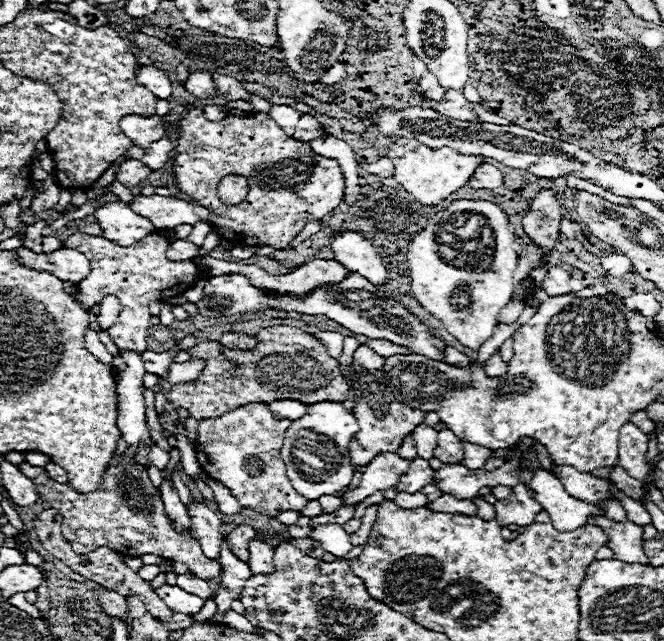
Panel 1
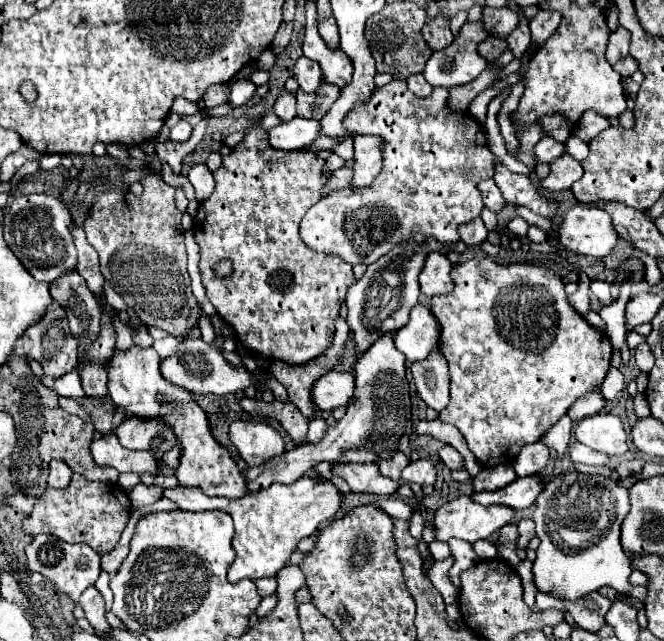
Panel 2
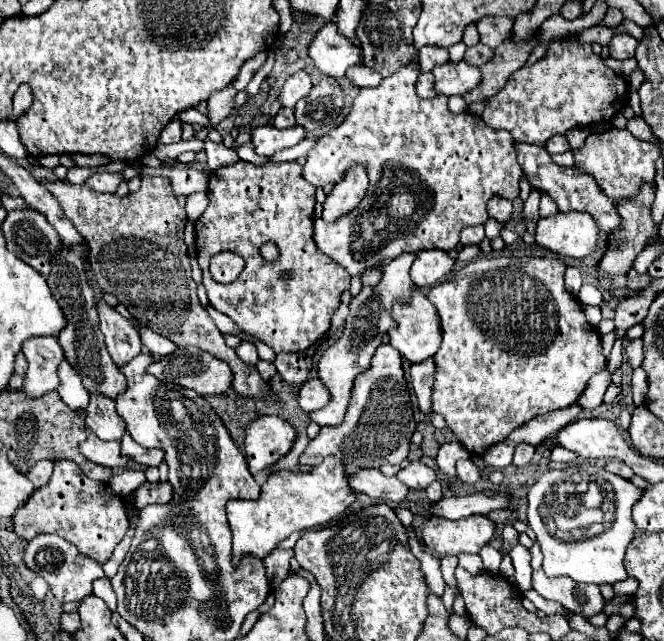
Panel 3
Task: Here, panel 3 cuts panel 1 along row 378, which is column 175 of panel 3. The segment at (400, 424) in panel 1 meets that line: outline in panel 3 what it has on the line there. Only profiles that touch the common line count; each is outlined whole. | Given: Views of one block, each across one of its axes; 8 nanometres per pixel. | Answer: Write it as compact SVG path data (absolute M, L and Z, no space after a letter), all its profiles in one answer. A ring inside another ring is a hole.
M190 346L190 348L178 348L176 352L172 352L172 354L164 356L164 358L154 360L154 364L150 364L150 368L146 368L146 370L152 376L156 376L158 380L170 380L170 382L174 382L178 386L192 388L200 396L222 394L232 384L232 370L230 370L230 366L226 362L222 362L222 360L216 360L214 356L210 356L204 350L194 348L194 346Z

